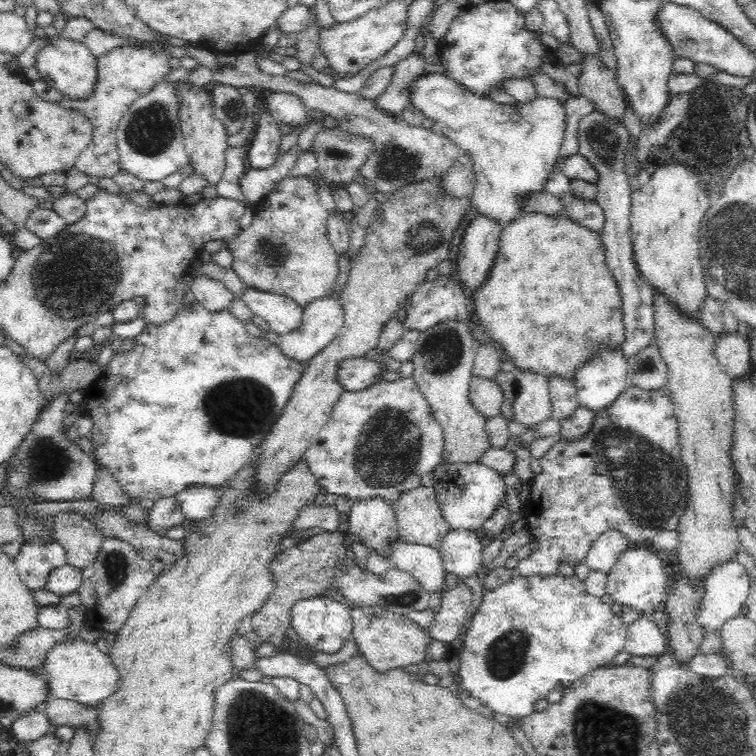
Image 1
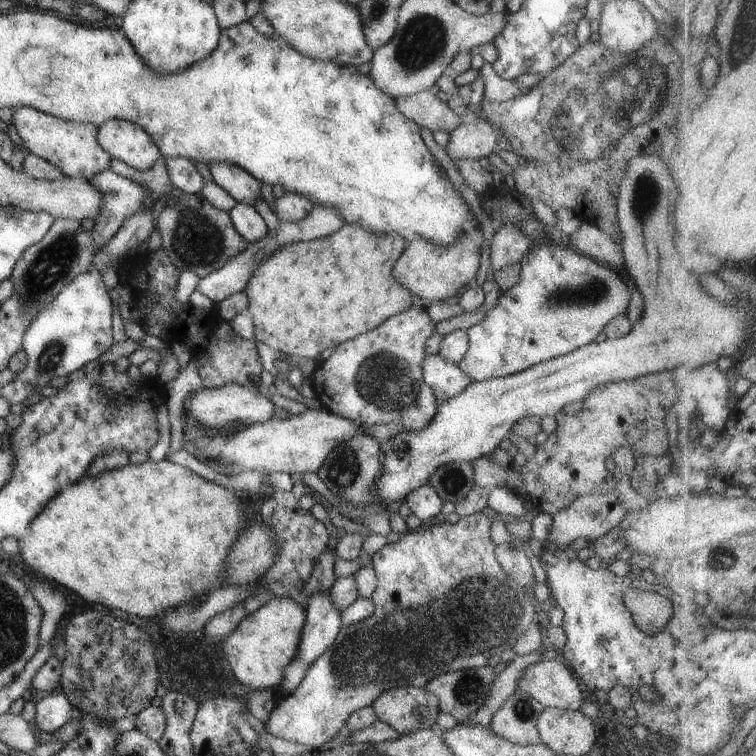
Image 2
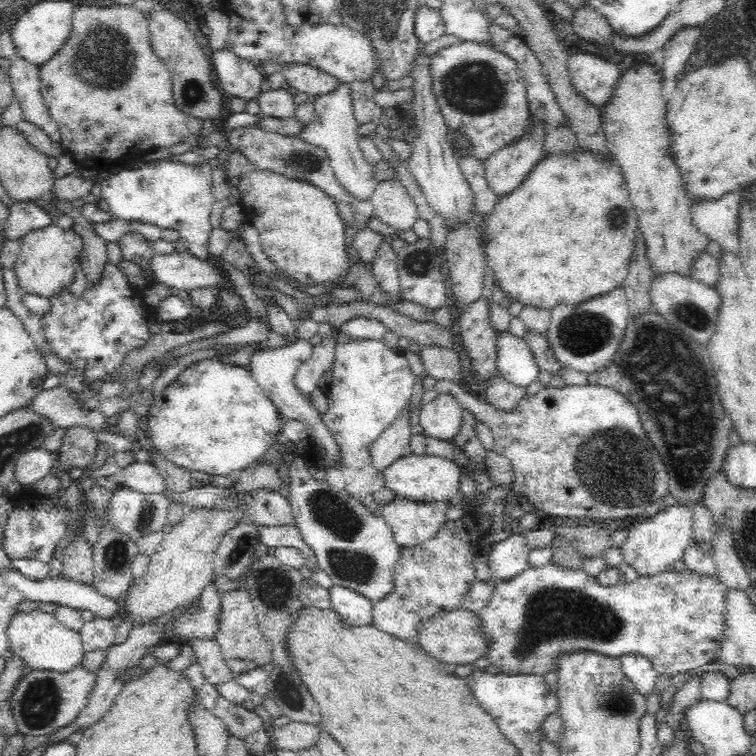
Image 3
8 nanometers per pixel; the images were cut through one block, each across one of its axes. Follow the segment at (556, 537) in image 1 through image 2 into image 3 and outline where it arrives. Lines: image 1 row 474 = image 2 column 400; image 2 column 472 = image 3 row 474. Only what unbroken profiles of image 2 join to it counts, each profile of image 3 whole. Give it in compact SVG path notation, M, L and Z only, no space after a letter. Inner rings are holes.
M437 381L434 382L432 388L434 388L438 394L450 393L456 398L458 404L465 412L474 414L478 421L490 427L494 435L495 453L500 454L500 456L505 456L511 462L514 491L524 496L524 502L528 507L534 510L542 510L545 517L562 517L564 519L568 518L580 522L588 521L596 523L603 523L605 520L633 517L644 514L646 508L648 508L652 502L660 500L666 492L669 492L666 465L663 463L661 456L654 448L652 442L648 440L648 436L644 434L642 424L640 424L640 420L638 420L640 416L638 416L636 408L628 402L625 396L618 394L614 389L589 383L584 386L564 385L563 387L543 387L537 394L526 394L513 411L504 412L494 408L490 403L478 399L478 397L474 396L474 393L471 394L469 389L463 388L459 383L454 383L453 381Z

